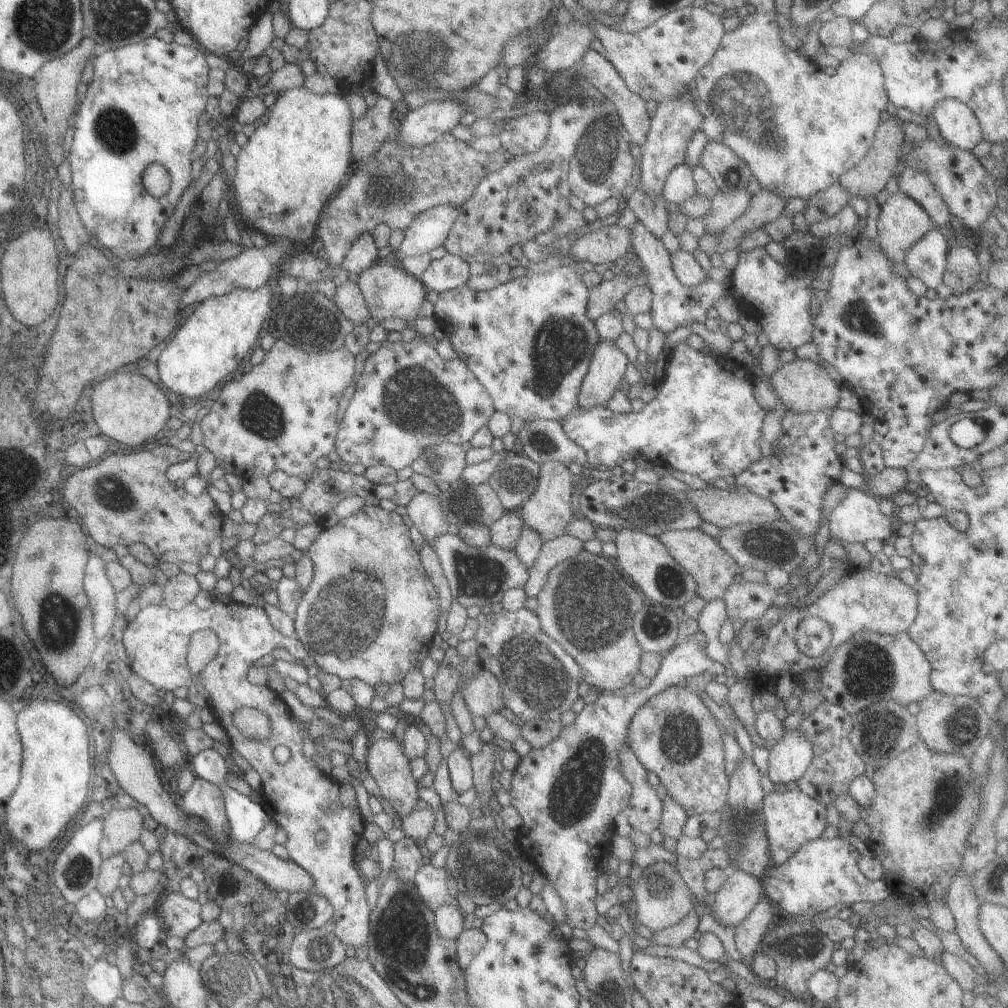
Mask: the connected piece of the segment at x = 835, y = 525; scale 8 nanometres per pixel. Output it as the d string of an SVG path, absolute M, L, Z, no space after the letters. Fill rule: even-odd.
M848 488L847 495L828 513L829 536L835 541L867 542L877 539L882 543L890 541L894 535L891 532L891 518L883 515L879 509L879 498L869 494L862 488Z

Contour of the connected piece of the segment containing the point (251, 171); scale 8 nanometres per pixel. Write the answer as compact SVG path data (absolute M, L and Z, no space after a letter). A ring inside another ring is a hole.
M303 86L285 90L277 94L277 98L269 108L266 109L266 115L262 121L255 125L255 130L247 138L247 143L240 148L239 154L235 158L235 174L230 178L228 190L230 191L230 200L232 209L235 212L236 219L246 229L258 231L265 238L287 238L291 240L291 245L298 242L305 242L309 238L314 238L313 232L315 231L315 224L319 220L320 213L323 211L324 205L336 194L336 191L342 186L341 180L345 178L345 172L350 164L350 134L351 124L353 118L349 111L347 102L337 94L319 94L315 95L305 90Z

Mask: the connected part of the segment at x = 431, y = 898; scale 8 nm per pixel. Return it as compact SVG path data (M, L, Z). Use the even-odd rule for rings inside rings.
M430 863L423 864L413 876L413 884L421 901L429 908L437 908L439 904L454 904L453 898L447 893L446 868L435 868Z

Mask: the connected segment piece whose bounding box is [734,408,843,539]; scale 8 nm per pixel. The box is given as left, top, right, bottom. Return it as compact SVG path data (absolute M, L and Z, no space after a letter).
M787 408L781 418L781 434L771 444L771 456L759 456L759 460L749 464L743 472L734 476L734 485L743 486L761 498L777 506L777 514L783 522L789 522L802 539L813 539L821 519L821 502L827 487L835 484L843 465L841 457L833 449L833 433L829 429L831 409L823 408L816 412L793 412Z

